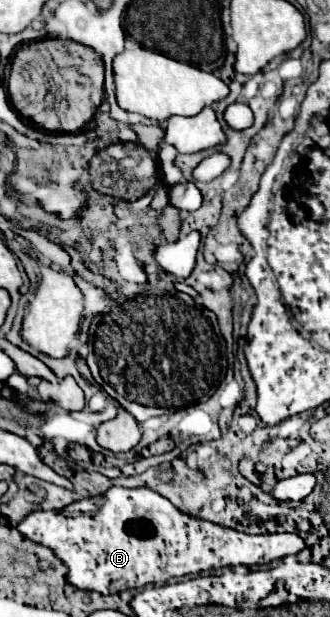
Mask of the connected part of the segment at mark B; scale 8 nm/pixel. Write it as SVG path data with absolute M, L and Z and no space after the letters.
M111 486L105 496L85 498L65 506L63 510L47 510L29 514L21 524L19 532L31 542L43 544L67 566L67 582L81 590L95 590L99 594L117 594L123 590L139 590L147 584L165 582L175 576L199 574L211 568L225 566L255 566L269 564L271 560L297 554L305 548L305 542L297 534L257 534L249 536L201 518L181 514L167 498L149 488L121 488Z

